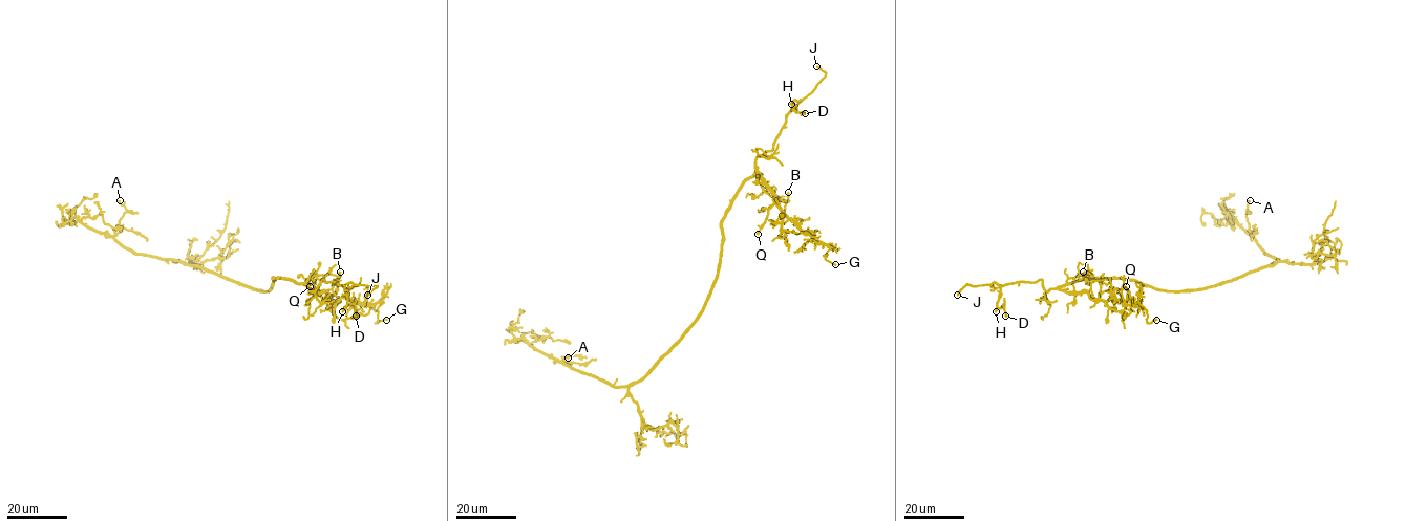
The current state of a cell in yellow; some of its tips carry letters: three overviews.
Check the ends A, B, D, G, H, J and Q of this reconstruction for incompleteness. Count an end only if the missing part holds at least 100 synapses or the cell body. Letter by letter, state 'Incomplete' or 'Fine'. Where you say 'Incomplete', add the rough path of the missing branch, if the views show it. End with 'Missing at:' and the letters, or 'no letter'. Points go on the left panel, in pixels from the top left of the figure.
A: Fine
B: Fine
D: Fine
G: Fine
H: Fine
J: Incomplete. Course of what is missing: (367, 295), (358, 321), (339, 330), (326, 329), (296, 308)
Q: Fine
Missing at: J

